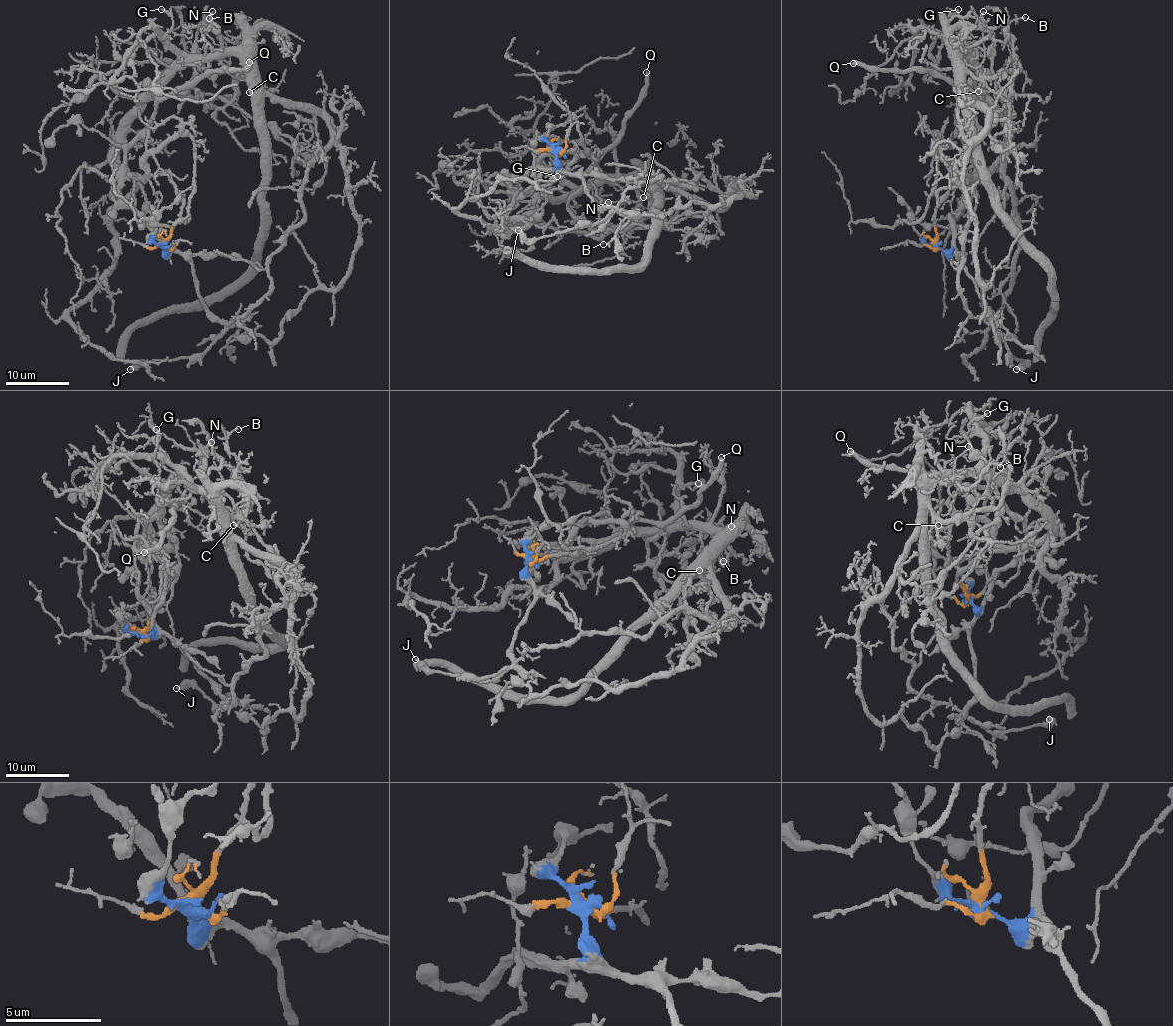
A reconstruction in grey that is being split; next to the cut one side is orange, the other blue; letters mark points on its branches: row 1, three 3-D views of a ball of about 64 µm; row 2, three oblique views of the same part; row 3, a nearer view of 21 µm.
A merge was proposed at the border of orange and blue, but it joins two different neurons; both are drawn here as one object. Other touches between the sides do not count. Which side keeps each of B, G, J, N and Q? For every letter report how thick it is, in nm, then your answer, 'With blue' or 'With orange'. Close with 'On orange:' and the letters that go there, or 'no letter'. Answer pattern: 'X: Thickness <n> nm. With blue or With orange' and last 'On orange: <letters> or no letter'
B: Thickness 100 nm. With orange
G: Thickness 180 nm. With orange
J: Thickness 320 nm. With blue
N: Thickness 200 nm. With blue
Q: Thickness 400 nm. With blue
On orange: B, G

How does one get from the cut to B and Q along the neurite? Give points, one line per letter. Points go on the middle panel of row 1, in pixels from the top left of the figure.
B: (556, 150), (575, 159), (505, 214), (516, 221), (540, 197), (631, 182), (631, 219), (607, 225), (604, 244)
Q: (556, 150), (555, 168), (530, 168), (512, 187), (540, 194), (555, 179), (580, 175), (621, 133), (647, 72)

